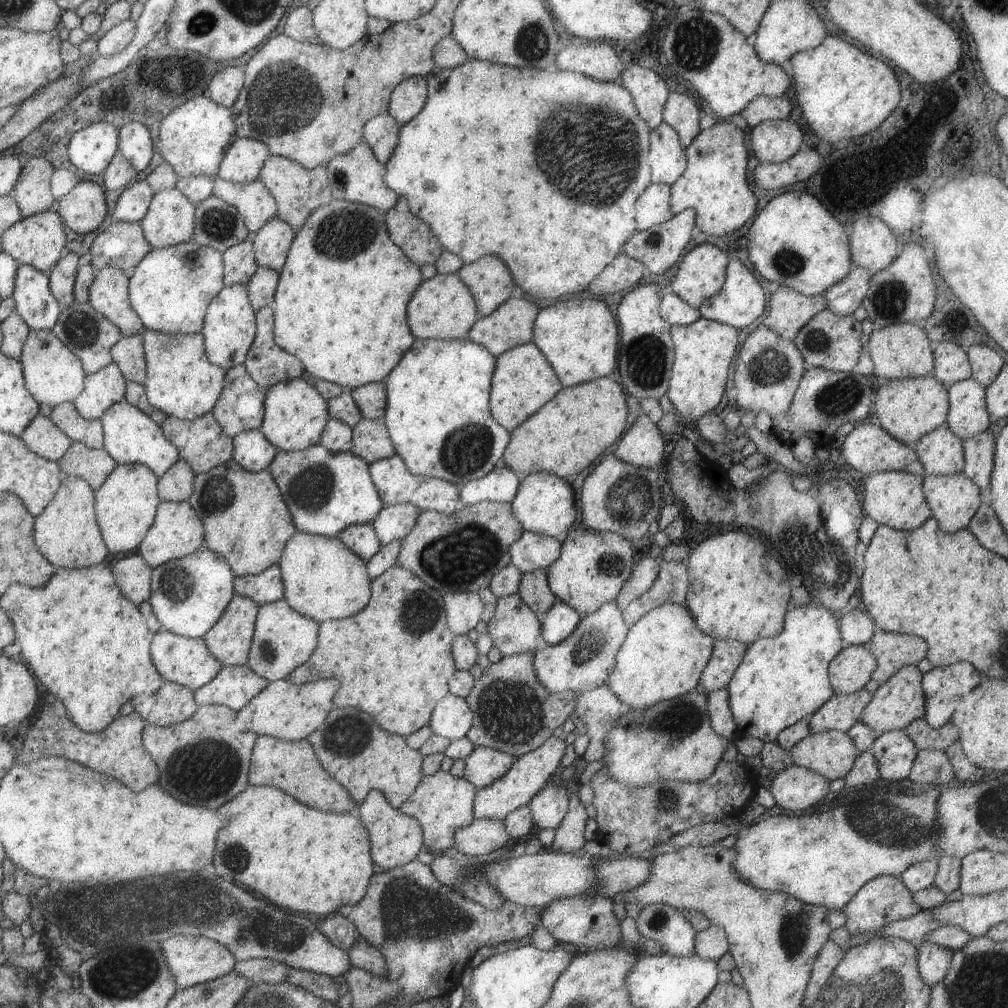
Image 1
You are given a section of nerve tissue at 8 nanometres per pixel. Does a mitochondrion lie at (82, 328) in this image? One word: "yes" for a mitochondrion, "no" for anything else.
yes

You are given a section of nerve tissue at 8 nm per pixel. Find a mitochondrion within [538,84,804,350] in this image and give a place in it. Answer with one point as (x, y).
(652, 240)

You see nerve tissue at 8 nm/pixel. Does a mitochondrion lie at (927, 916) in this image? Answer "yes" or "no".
no

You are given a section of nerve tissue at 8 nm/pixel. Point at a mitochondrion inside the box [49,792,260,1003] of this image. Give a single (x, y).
(122, 974)

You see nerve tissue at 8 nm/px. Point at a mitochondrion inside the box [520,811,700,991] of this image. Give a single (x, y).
(658, 921)

